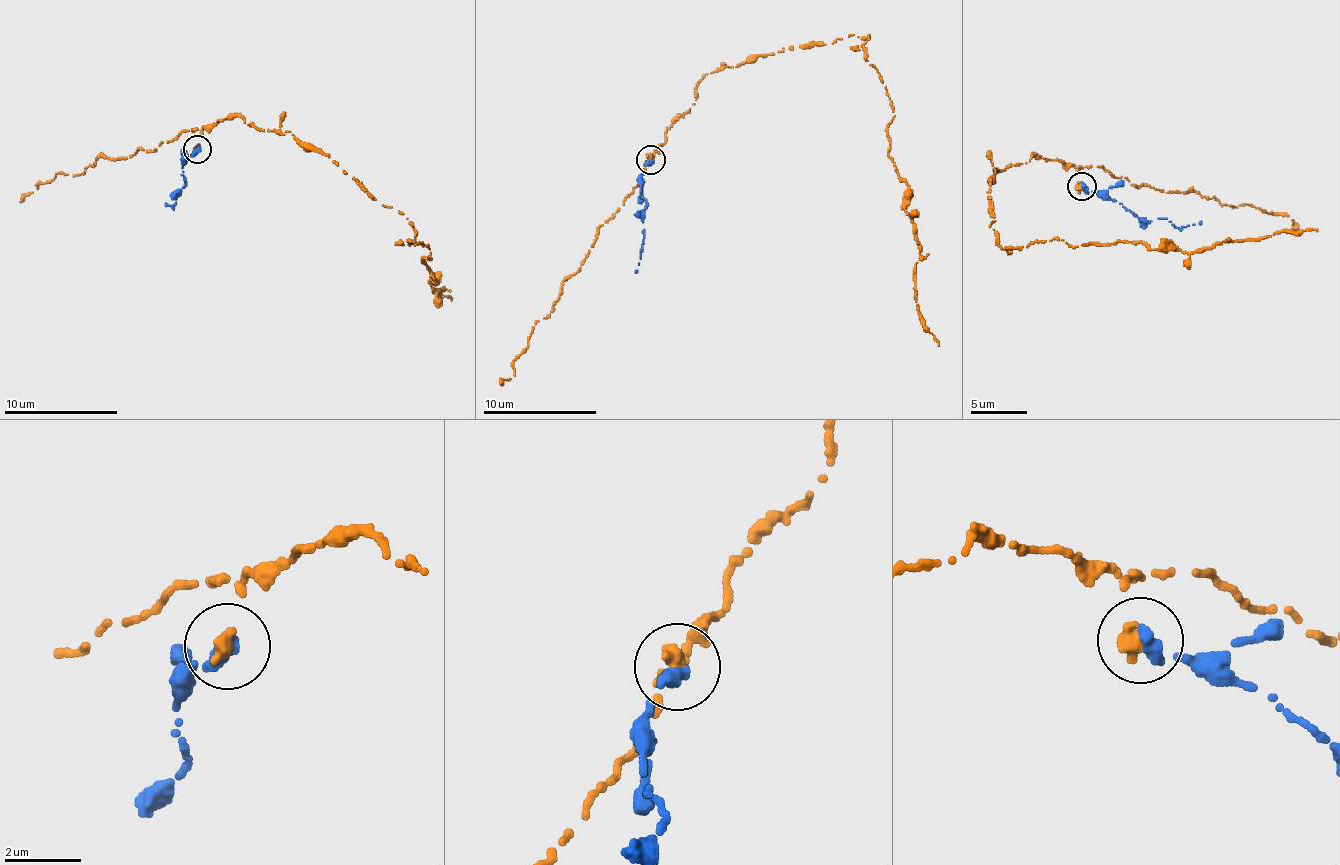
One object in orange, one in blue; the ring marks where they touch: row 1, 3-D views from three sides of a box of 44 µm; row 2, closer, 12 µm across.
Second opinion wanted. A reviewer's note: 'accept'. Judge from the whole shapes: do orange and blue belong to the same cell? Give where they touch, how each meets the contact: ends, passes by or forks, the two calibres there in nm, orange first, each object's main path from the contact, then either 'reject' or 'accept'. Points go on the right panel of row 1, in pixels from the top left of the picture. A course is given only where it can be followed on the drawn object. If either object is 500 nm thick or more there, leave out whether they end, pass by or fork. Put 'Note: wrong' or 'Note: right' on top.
Note: wrong
(1081, 186) | orange ends | blue ends | 400/400 nm | orange via (1082, 187), (1059, 160), (995, 167), (986, 193), (998, 242), (1185, 252), (1316, 231) | blue via (1082, 187), (1098, 195), (1109, 196), (1149, 221), (1166, 219), (1182, 228), (1201, 222) | reject

